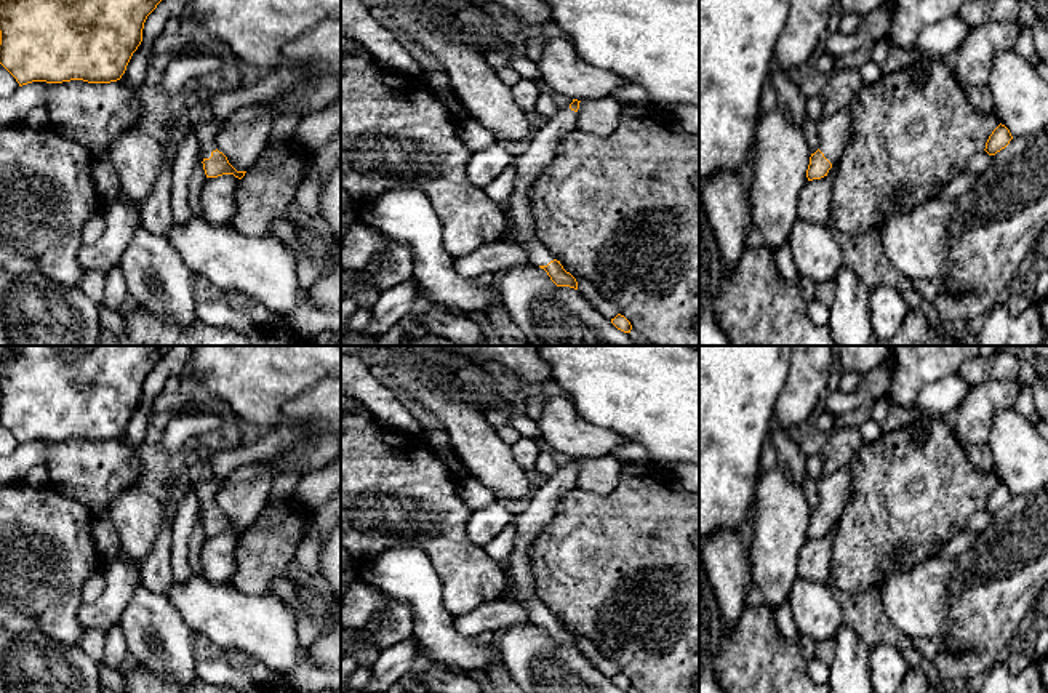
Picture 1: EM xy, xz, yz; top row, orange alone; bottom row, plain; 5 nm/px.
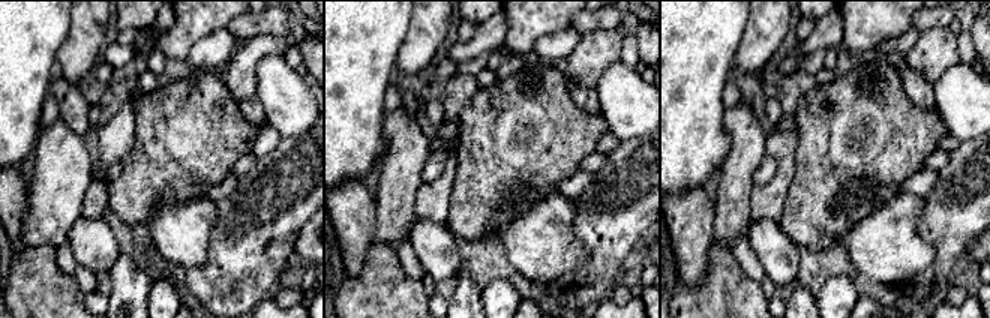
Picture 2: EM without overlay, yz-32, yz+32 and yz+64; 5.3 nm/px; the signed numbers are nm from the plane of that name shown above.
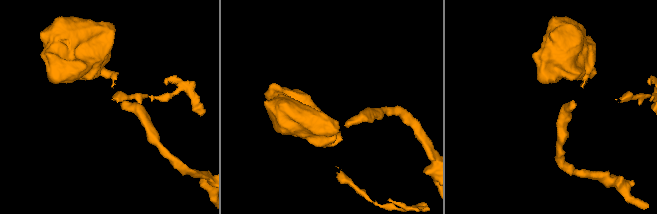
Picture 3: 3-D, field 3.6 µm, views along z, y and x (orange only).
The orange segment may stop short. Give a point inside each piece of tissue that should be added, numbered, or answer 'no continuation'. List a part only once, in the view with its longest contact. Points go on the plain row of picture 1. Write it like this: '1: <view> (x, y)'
1: xy (207, 490)

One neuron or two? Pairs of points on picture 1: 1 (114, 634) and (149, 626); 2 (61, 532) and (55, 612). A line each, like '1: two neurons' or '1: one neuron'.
1: two neurons
2: one neuron

